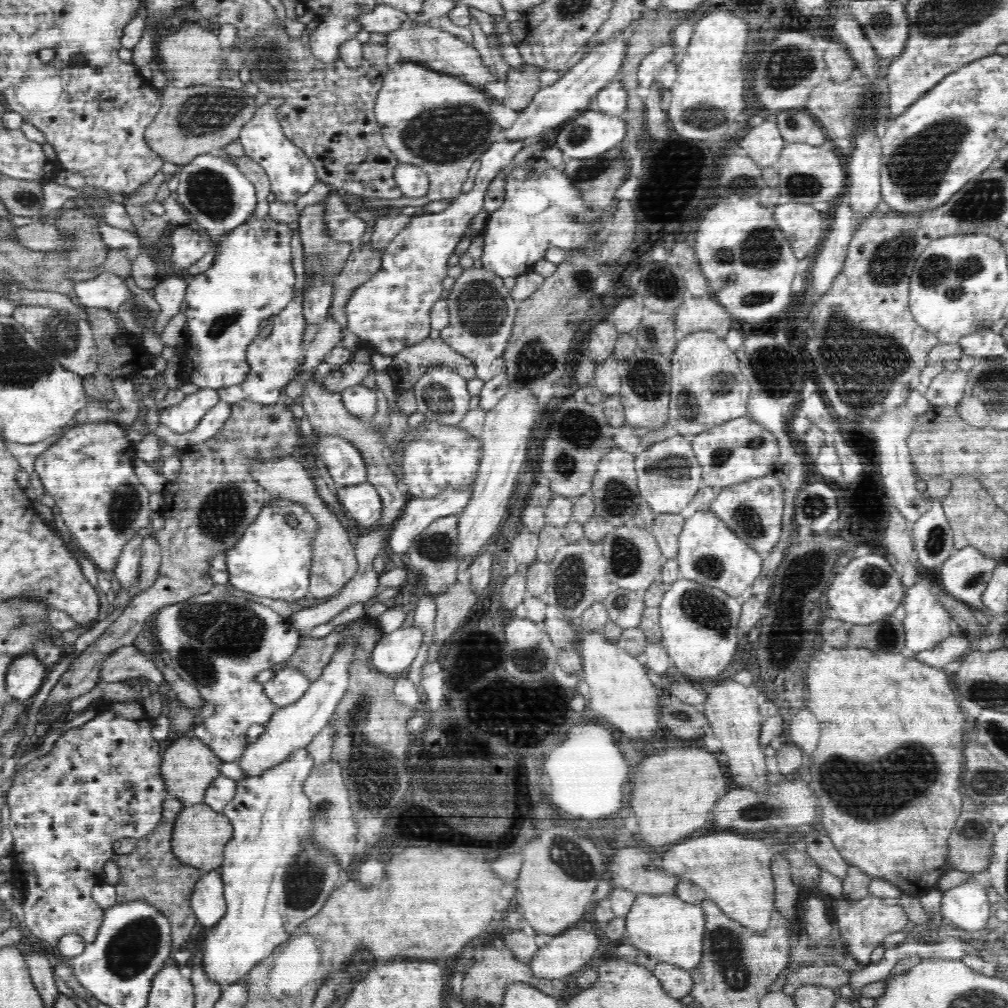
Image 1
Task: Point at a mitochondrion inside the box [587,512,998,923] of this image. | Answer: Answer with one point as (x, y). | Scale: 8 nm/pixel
(871, 791)

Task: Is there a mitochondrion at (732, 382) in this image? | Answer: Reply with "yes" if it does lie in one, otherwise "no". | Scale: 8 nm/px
yes

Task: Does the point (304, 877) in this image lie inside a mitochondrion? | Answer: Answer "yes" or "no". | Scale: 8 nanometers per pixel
yes

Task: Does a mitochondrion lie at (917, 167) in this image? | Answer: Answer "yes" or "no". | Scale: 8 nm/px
yes

